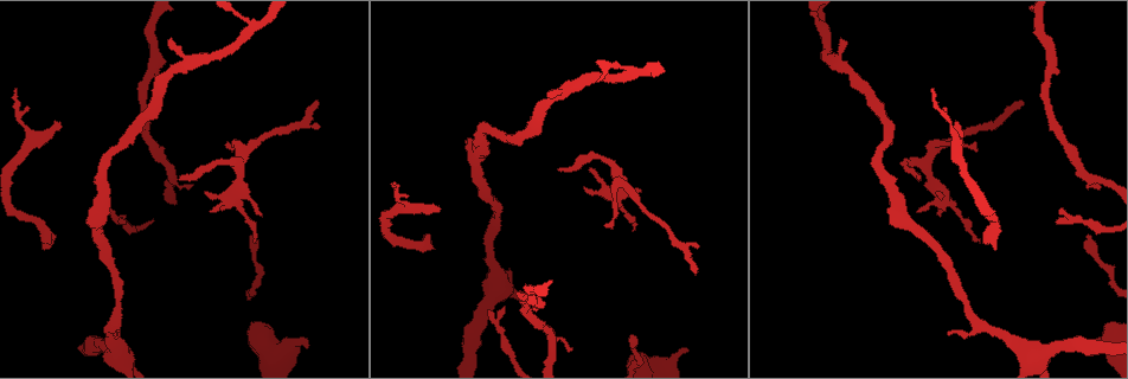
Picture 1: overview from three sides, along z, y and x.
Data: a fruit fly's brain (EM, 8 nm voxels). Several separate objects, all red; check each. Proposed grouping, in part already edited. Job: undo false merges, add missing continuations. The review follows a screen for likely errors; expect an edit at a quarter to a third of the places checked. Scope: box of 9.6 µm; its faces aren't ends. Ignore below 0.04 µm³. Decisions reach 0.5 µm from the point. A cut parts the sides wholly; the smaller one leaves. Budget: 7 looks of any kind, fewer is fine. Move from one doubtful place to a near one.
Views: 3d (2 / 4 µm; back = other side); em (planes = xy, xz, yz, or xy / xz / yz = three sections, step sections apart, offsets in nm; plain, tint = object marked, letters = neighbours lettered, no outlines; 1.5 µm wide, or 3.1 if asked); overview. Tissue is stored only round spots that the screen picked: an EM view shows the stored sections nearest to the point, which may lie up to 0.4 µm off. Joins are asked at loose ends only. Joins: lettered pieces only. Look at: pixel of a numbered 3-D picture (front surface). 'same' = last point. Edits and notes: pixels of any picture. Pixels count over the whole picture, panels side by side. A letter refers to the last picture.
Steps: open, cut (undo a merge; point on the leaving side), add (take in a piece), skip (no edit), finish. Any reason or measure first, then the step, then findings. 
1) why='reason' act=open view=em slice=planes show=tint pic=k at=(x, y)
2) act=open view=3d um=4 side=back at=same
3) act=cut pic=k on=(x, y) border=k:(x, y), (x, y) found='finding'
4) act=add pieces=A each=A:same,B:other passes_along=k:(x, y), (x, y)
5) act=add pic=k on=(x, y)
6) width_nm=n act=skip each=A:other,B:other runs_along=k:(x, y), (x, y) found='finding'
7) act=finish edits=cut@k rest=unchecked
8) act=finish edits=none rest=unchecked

why='tapers out' act=open view=3d um=4 pic=1 at=(917, 179)

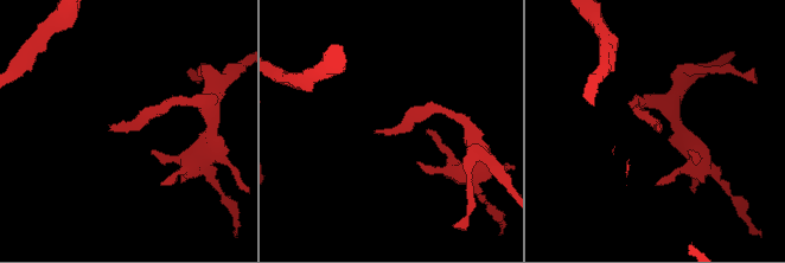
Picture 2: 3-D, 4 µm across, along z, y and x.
act=open view=em slice=xz step=8 show=tint pic=2 at=(659, 128)

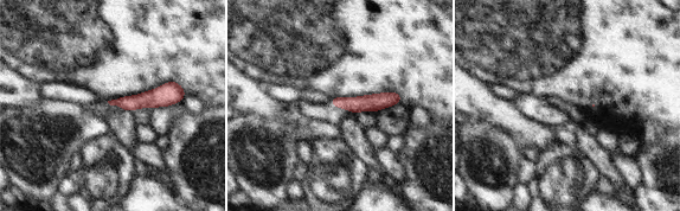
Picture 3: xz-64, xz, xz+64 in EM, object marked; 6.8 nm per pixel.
act=open view=em slice=planes show=letters at=same

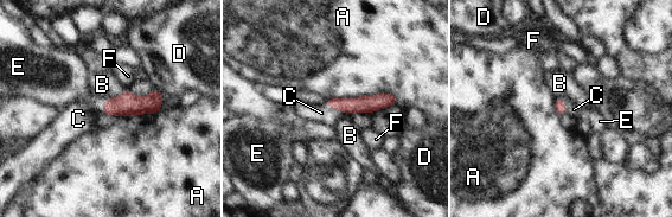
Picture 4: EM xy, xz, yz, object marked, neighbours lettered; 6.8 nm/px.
act=add pieces=C each=A:other,B:other,C:same,D:other,E:other,F:other passes_along=4:(126, 104), (104, 102), (78, 119) found='the neuron continues'

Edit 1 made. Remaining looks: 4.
act=open view=overview

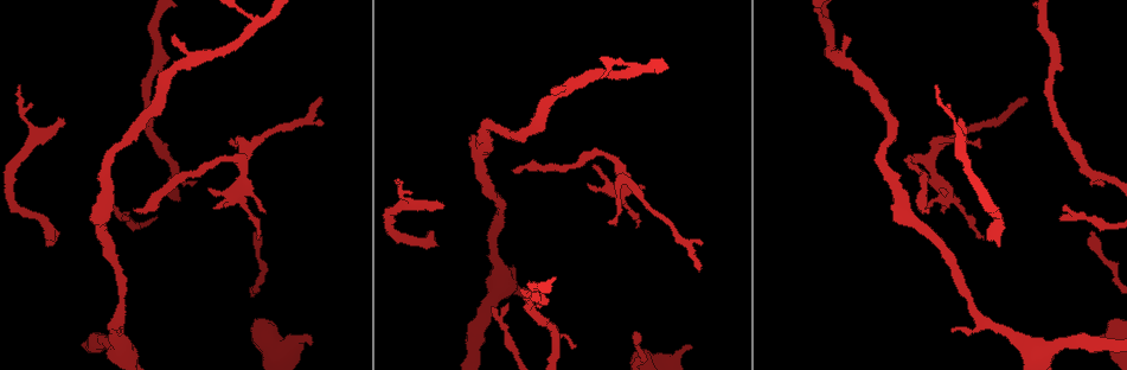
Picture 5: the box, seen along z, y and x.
why='an open end' act=open view=3d um=2 pic=5 at=(515, 171)

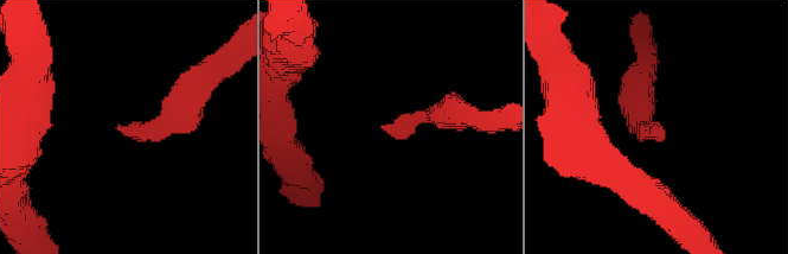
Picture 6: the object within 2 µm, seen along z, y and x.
act=open view=em slice=planes show=letters pic=6 at=(656, 129)

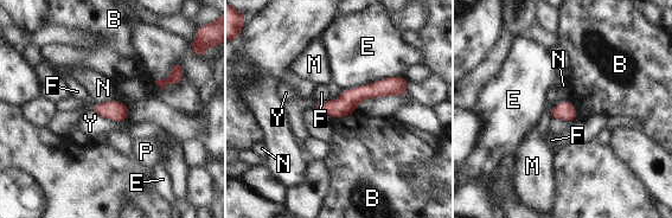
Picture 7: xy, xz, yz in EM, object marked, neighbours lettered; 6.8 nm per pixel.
longest_contact=E:420nm act=skip each=B:other,E:other,F:other,M:other,N:other,P:other,Y:other border=7:(356, 110), (349, 115), (332, 117) found='none of them fits'

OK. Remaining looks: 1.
why='free end' act=open view=em slice=xz step=4 show=letters pic=5 at=(444, 205)

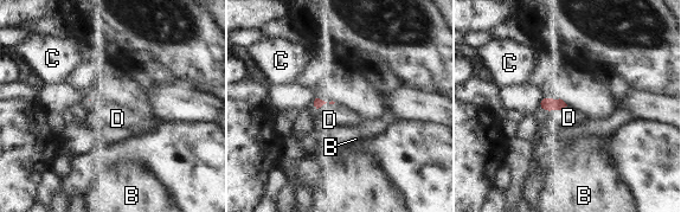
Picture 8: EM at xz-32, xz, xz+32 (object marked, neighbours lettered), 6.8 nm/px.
act=add pieces=D each=B:other,C:other,D:same passes_along=8:(547, 104), (557, 109), (569, 117) found='it goes on there'

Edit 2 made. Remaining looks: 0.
act=finish edits=add@4,add@8 rest=unchecked

